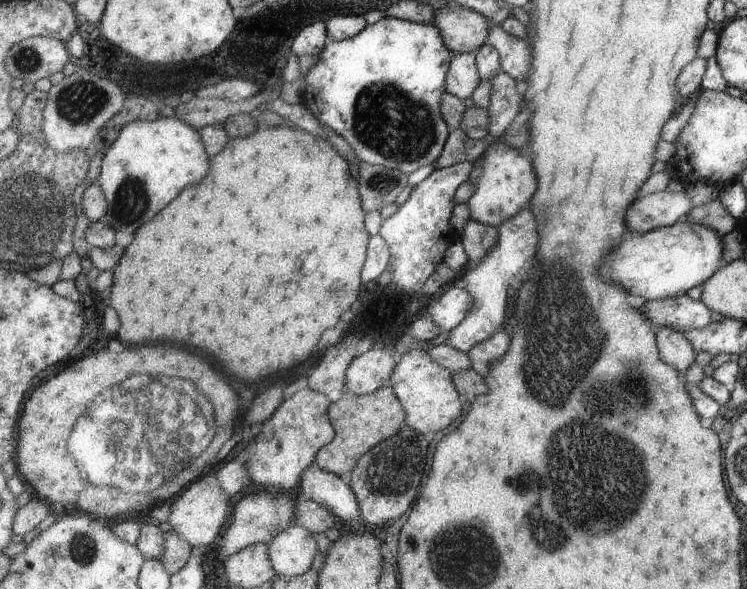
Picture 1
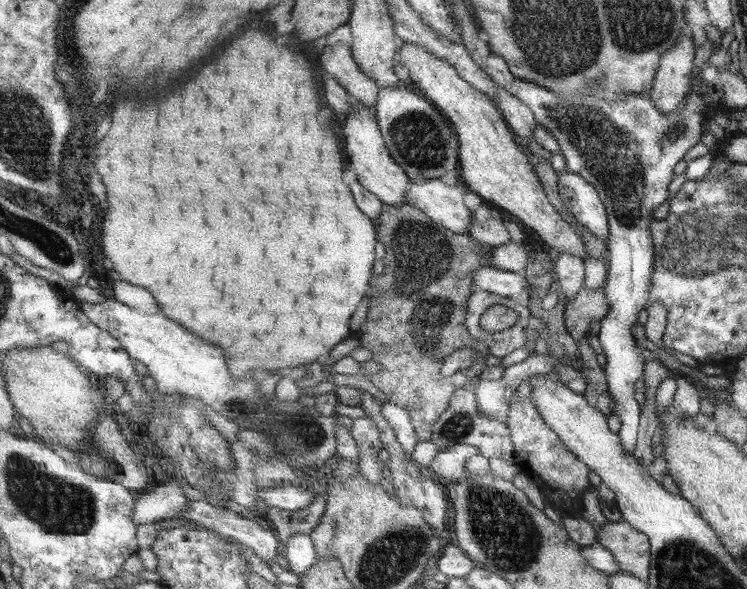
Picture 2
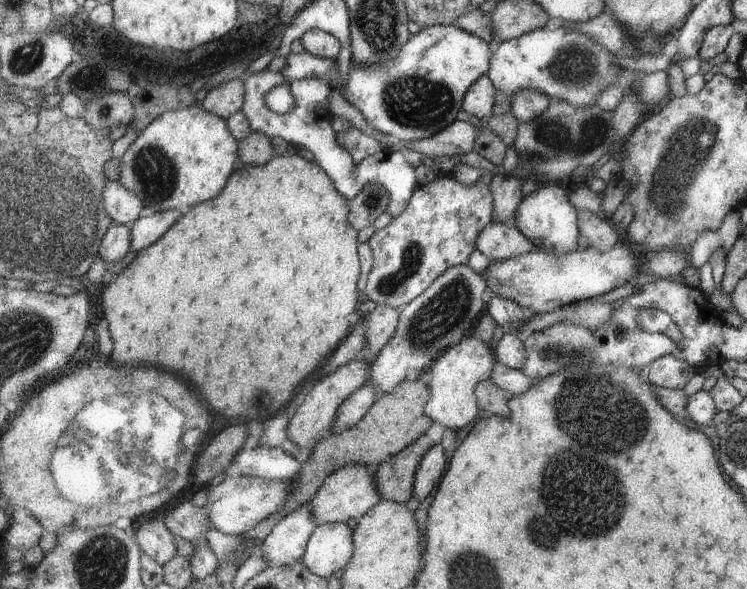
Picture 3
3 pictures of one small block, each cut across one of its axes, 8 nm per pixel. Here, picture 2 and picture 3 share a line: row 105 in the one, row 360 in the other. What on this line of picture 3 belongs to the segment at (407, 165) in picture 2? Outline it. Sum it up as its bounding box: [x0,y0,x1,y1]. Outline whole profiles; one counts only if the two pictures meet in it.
[371,265,489,396]

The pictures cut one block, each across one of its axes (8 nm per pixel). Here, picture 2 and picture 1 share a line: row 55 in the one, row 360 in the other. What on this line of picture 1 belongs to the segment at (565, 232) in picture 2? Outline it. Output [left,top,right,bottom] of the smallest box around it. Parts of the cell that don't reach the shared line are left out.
[391,348,463,436]

